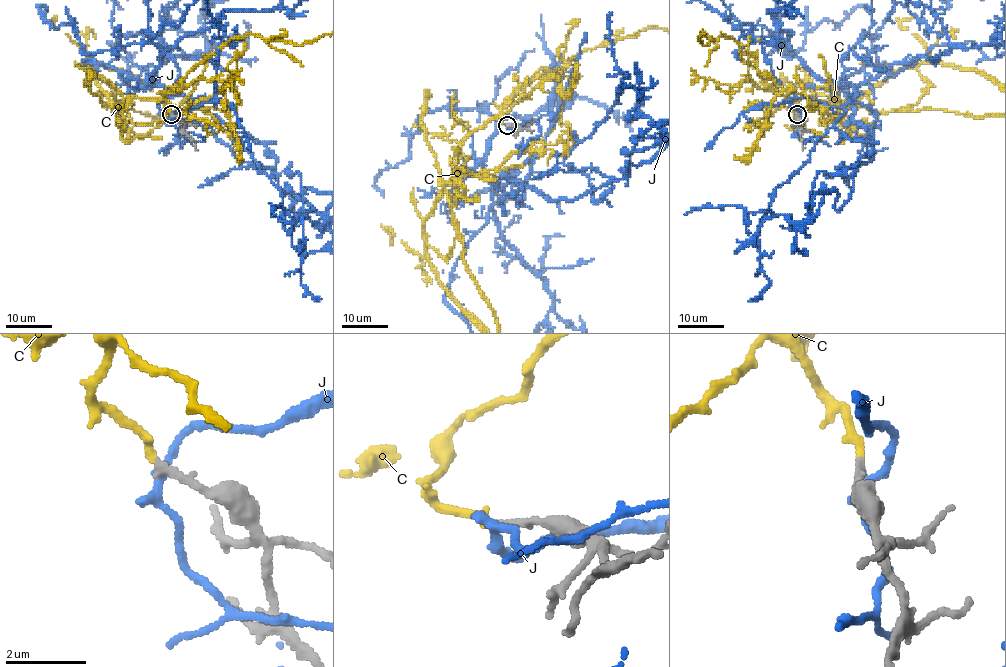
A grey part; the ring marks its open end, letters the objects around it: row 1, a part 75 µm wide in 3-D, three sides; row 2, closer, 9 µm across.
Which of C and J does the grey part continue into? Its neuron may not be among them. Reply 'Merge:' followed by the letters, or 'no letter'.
Merge: C

